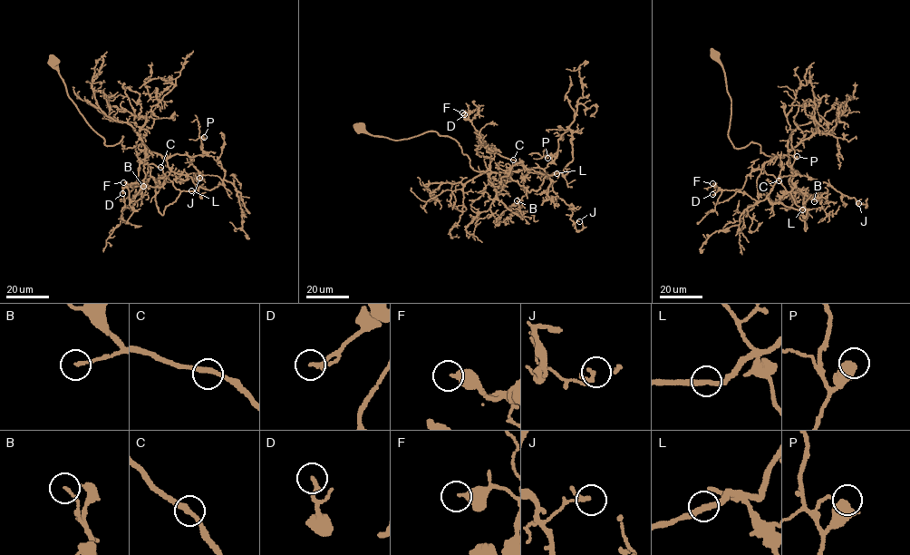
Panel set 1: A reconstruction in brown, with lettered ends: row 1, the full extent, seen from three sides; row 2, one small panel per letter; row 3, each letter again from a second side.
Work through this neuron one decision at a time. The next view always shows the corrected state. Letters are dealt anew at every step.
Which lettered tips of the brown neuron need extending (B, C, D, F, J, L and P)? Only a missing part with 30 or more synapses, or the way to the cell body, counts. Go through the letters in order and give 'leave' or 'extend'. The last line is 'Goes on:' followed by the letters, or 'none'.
B: leave
C: leave
D: leave
F: leave
J: leave
L: leave
P: leave
Goes on: none

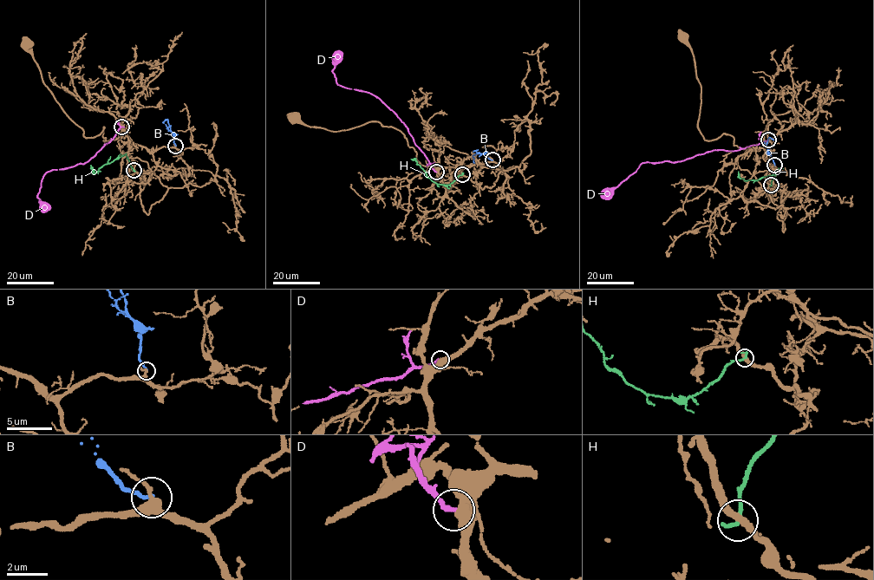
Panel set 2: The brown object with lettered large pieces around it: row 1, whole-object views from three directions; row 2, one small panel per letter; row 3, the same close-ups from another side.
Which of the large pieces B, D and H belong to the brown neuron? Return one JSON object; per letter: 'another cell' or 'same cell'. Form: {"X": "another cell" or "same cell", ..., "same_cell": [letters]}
{"B": "same cell", "D": "another cell", "H": "another cell", "same_cell": ["B"]}

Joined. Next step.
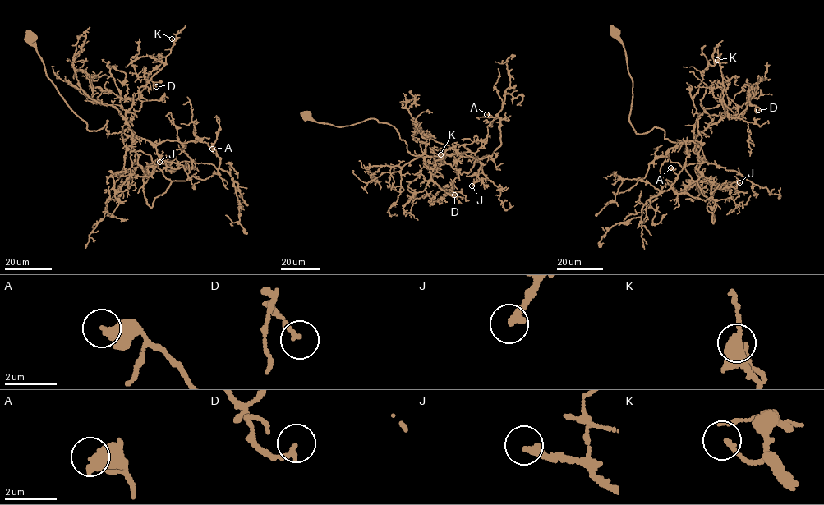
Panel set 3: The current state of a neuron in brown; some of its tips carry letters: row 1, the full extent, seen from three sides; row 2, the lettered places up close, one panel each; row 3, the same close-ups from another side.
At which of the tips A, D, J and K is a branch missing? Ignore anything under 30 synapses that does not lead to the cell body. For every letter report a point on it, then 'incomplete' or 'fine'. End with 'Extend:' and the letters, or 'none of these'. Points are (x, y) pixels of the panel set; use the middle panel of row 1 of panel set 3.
A: at (486, 114); fine
D: at (454, 195); fine
J: at (471, 185); incomplete
K: at (440, 154); fine
Extend: J

